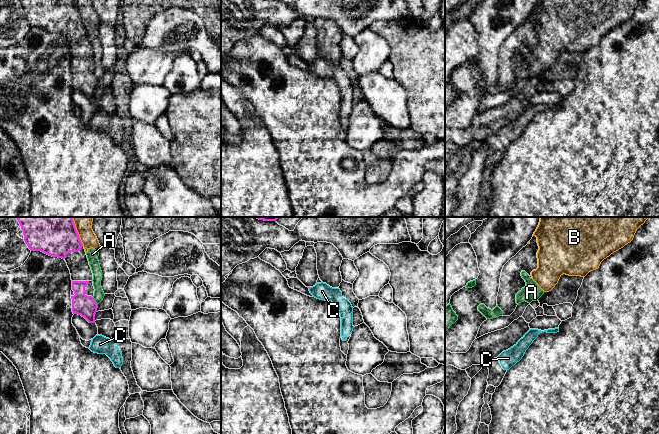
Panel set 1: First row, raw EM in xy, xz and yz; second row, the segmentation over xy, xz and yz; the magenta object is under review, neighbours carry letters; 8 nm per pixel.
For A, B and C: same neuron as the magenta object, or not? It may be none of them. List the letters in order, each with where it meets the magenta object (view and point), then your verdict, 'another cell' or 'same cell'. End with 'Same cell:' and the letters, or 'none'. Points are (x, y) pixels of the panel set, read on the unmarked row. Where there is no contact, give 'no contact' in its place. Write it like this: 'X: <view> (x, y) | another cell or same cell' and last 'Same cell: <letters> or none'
A: xy (94, 77) | another cell
B: xy (78, 11) | another cell
C: no contact | another cell
Same cell: none

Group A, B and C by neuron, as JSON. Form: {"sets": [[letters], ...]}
{"sets": [["A", "B"], ["C"]]}

